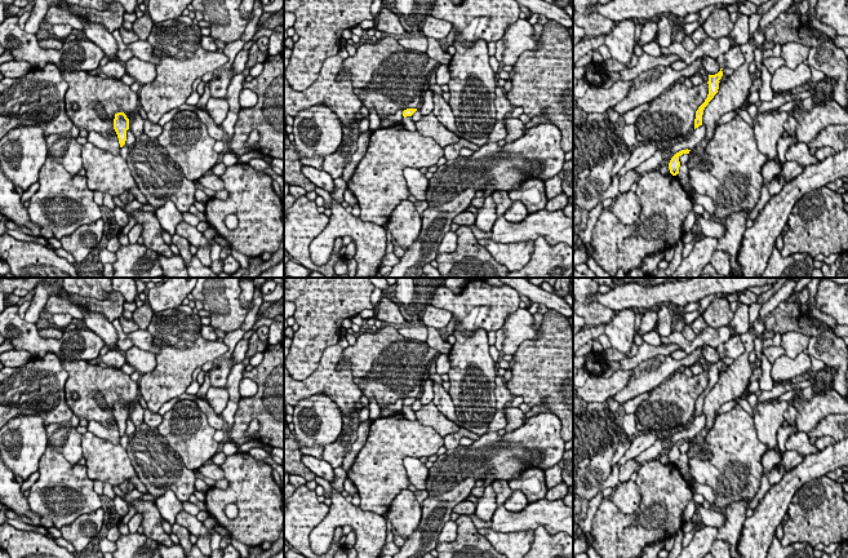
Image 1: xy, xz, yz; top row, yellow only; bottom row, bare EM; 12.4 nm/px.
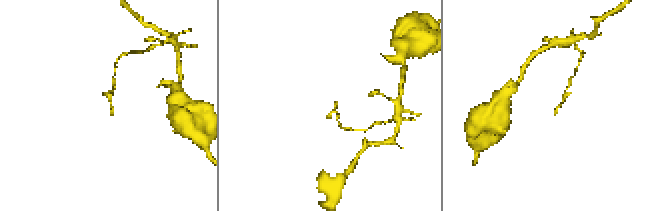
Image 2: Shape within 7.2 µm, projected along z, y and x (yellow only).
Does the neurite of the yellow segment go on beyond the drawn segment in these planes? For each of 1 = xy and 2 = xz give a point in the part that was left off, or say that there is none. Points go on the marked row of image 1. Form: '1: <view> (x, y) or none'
1: none
2: none

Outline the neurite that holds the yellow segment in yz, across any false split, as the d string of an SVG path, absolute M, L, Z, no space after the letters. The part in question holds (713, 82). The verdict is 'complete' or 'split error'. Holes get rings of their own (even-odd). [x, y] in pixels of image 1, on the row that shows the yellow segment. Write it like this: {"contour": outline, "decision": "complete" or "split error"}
{"contour": "M720 68L720 71L715 75L709 75L709 94L707 98L705 99L705 102L698 107L698 110L696 111L696 119L694 119L694 129L698 128L700 125L702 125L702 115L703 115L703 110L705 107L709 105L709 102L714 98L714 96L718 93L719 89L719 80L723 76L723 68Z", "decision": "complete"}

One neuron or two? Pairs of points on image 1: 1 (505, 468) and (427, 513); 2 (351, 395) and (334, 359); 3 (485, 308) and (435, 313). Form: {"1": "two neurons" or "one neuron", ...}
{"1": "one neuron", "2": "one neuron", "3": "two neurons"}

